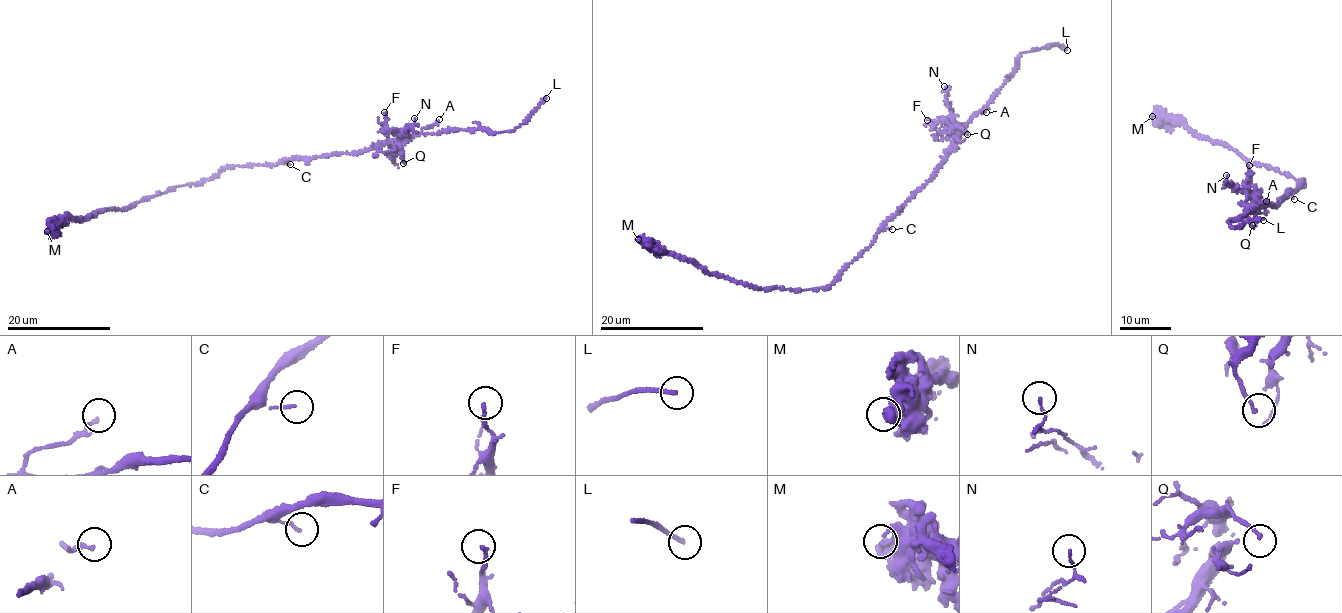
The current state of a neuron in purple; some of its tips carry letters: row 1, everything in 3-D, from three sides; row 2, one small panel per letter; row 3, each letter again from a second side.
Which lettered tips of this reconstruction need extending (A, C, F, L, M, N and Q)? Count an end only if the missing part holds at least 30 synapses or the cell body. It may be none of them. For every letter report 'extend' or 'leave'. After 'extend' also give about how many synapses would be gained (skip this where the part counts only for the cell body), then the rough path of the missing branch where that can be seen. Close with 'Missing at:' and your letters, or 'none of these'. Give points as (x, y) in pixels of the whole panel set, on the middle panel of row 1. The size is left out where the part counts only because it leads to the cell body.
A: leave
C: leave
F: leave
L: extend
M: leave
N: leave
Q: leave
Missing at: L

